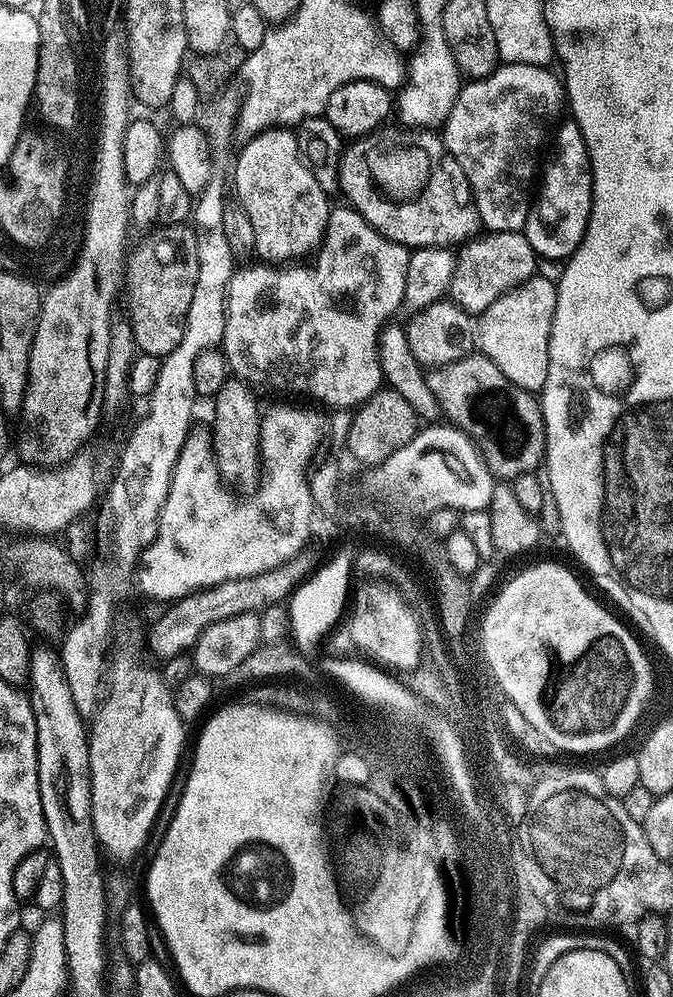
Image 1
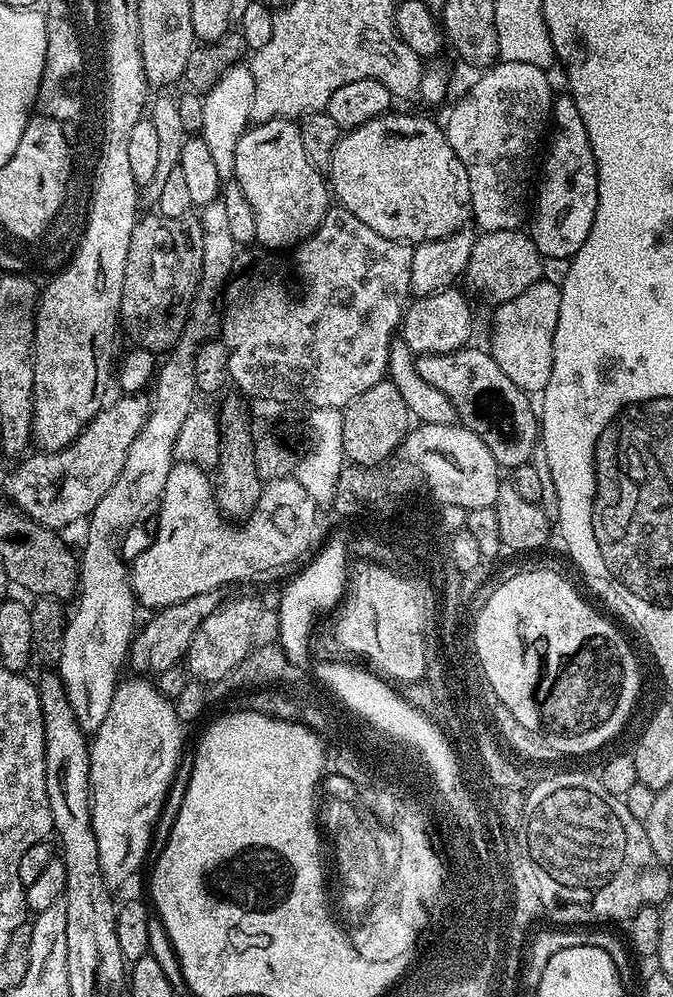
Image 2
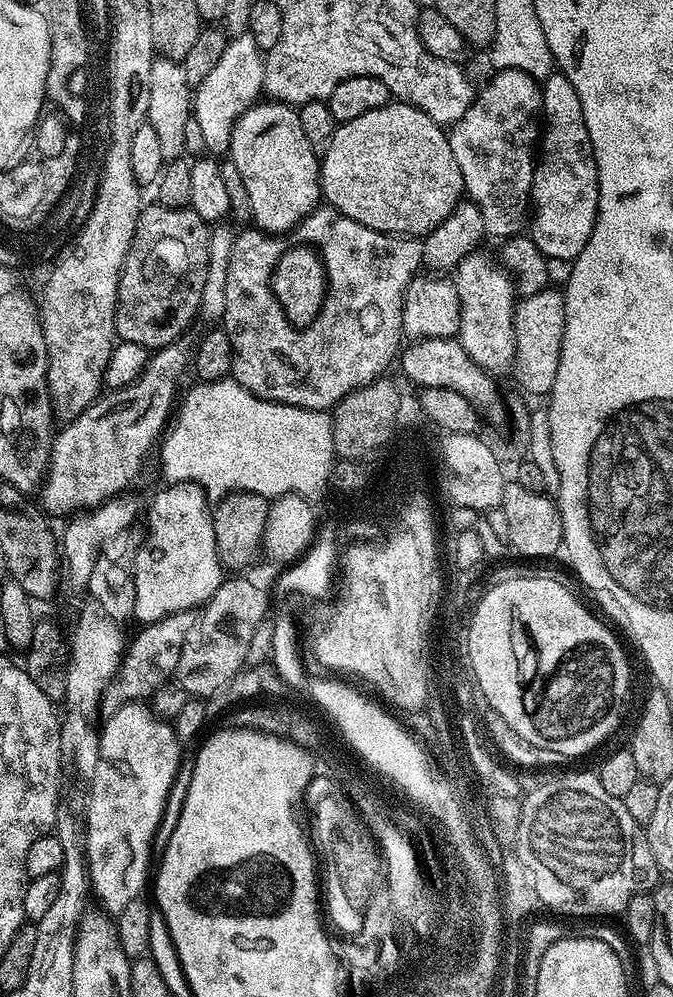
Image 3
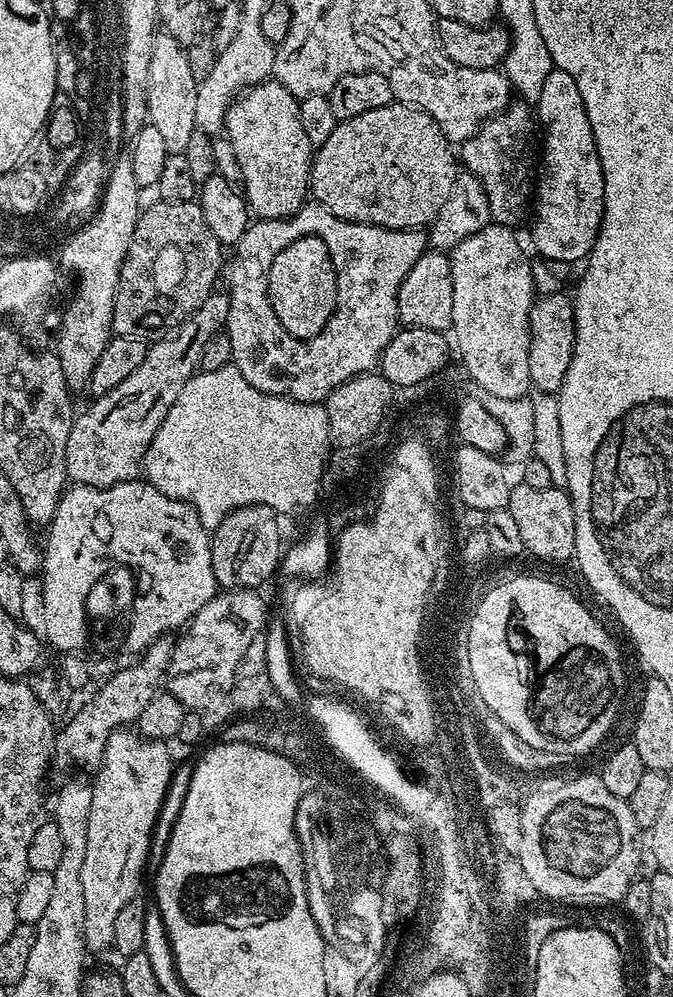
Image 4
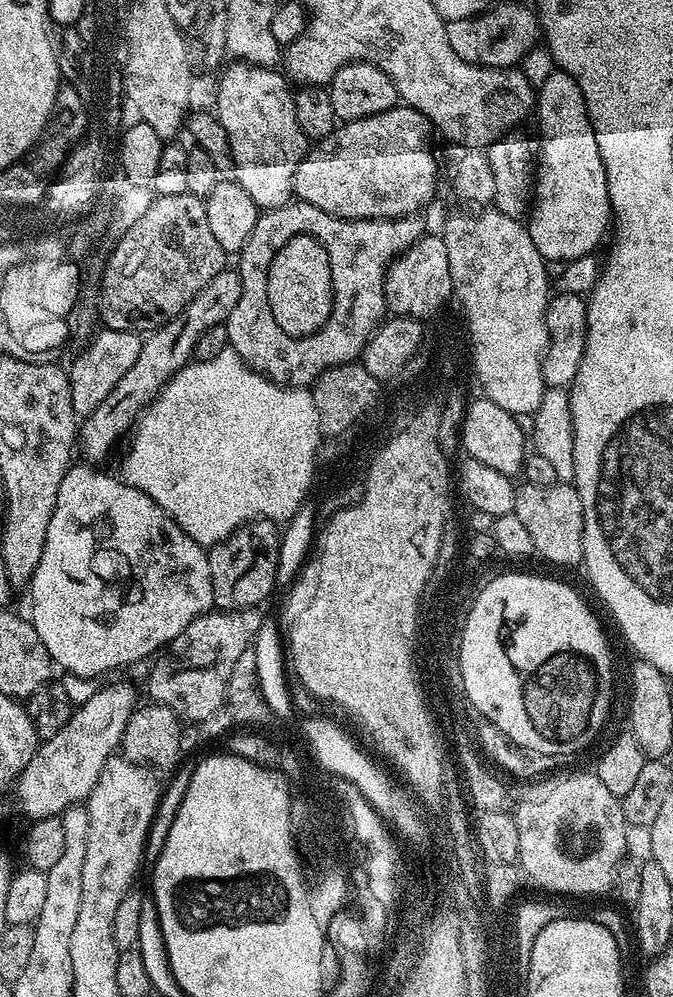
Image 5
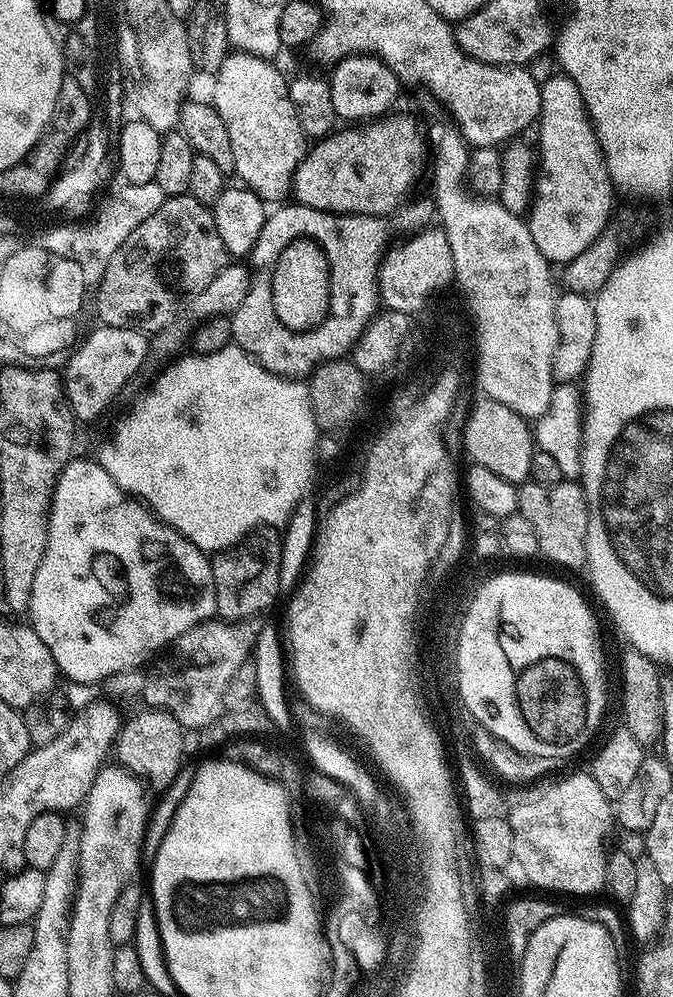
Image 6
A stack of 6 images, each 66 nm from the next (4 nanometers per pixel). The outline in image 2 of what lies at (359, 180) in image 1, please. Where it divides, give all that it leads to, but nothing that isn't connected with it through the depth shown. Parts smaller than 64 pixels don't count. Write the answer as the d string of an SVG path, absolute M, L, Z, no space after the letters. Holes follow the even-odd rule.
M389 110L362 126L349 128L336 141L332 162L326 169L330 177L331 195L340 199L337 200L339 207L350 210L358 222L366 222L366 226L382 234L382 238L403 240L413 246L425 244L427 240L441 240L452 232L459 232L469 223L472 215L466 166L458 162L441 125L439 128L424 116L396 111Z

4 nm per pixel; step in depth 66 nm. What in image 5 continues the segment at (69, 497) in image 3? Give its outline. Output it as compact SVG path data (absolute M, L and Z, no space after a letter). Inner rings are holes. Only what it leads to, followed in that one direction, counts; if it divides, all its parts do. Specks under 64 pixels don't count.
M225 270L214 274L214 278L210 278L210 282L206 282L206 286L202 286L200 293L184 307L180 315L175 316L169 324L164 324L158 330L147 333L143 337L142 354L138 354L138 362L134 362L134 366L122 378L122 382L118 382L118 386L110 392L110 398L106 398L106 402L102 402L102 406L98 406L98 410L94 410L89 416L83 417L82 423L79 425L78 448L81 453L84 451L85 457L83 456L83 459L85 461L96 462L92 460L106 459L111 454L112 447L120 439L123 441L135 429L140 413L155 400L160 389L170 382L170 378L174 378L174 374L178 374L178 370L185 368L195 357L198 338L202 338L202 334L206 334L206 330L210 330L214 325L224 324L228 321L241 294L242 282L240 281L239 271Z

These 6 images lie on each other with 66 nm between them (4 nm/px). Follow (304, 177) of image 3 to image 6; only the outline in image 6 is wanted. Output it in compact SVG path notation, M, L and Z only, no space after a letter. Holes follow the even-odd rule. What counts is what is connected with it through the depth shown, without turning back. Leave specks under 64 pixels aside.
M239 50L229 51L214 76L216 85L212 88L212 96L210 95L210 103L218 110L218 114L222 114L222 122L226 122L226 131L230 134L230 150L234 150L235 175L241 176L244 179L241 181L257 192L265 202L280 202L287 197L284 195L289 195L292 177L296 175L296 168L304 159L306 151L306 137L298 122L294 102L290 102L288 80L274 65L276 64L271 59L256 57Z

